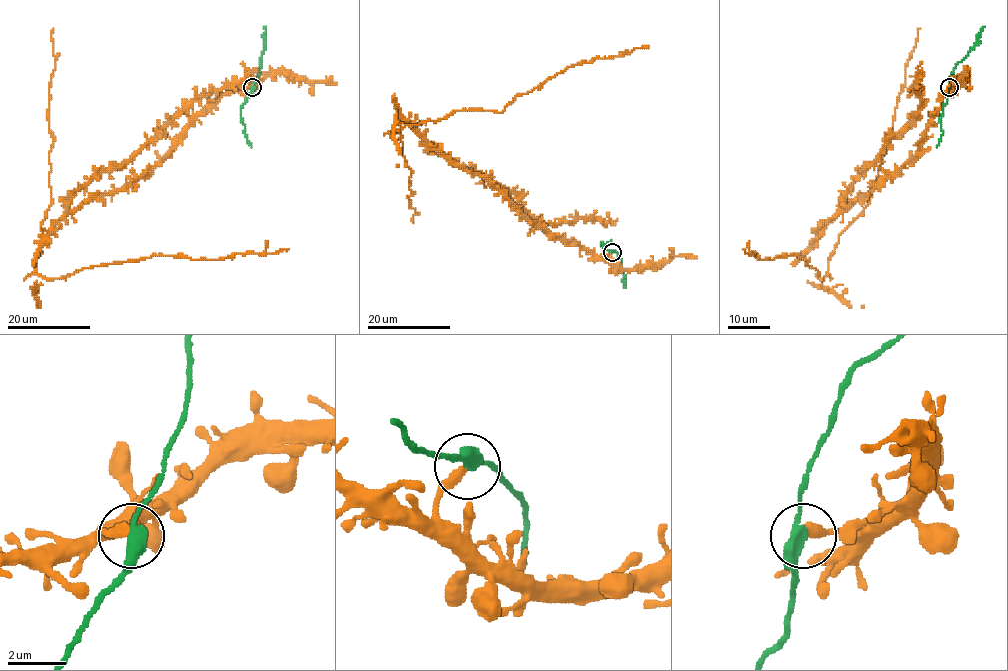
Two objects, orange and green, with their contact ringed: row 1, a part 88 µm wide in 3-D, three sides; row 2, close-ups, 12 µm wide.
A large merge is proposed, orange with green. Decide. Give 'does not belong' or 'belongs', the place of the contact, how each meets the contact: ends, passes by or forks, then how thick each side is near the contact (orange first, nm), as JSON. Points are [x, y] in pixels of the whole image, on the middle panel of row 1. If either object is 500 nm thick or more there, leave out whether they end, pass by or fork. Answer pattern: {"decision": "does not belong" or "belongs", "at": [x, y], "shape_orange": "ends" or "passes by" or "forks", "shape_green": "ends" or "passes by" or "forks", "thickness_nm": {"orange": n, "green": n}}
{"decision": "belongs", "at": [612, 252], "shape_orange": "ends", "shape_green": "passes by", "thickness_nm": {"orange": 360, "green": 400}}

